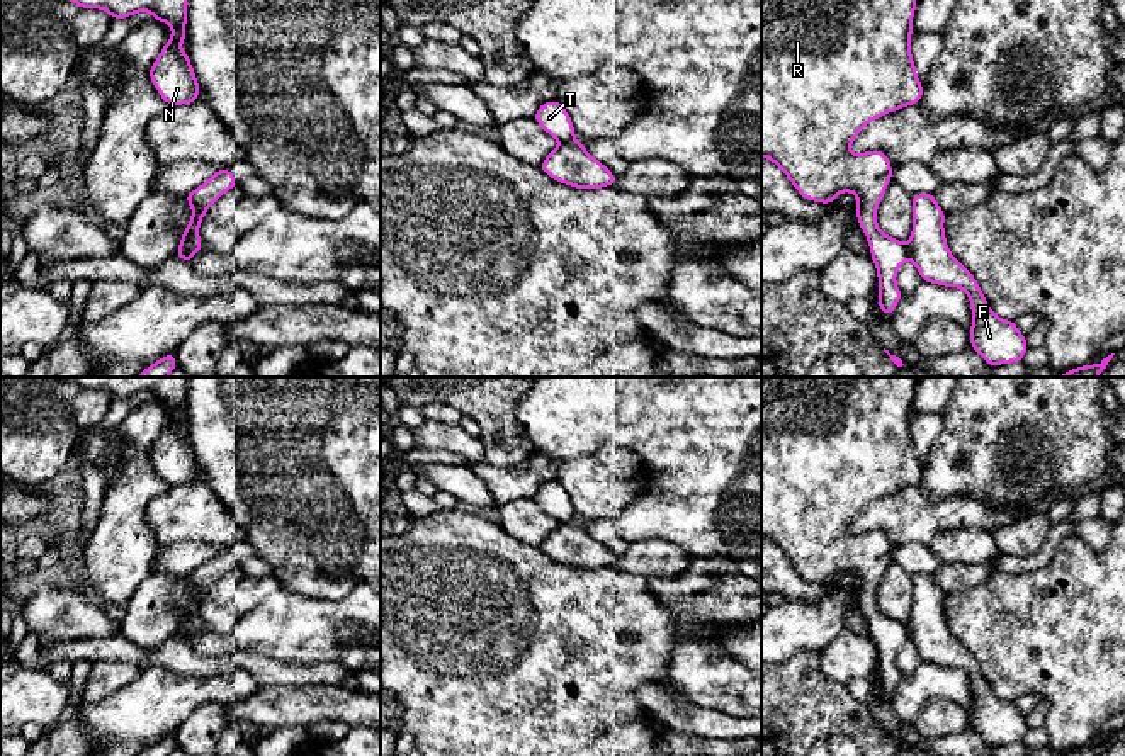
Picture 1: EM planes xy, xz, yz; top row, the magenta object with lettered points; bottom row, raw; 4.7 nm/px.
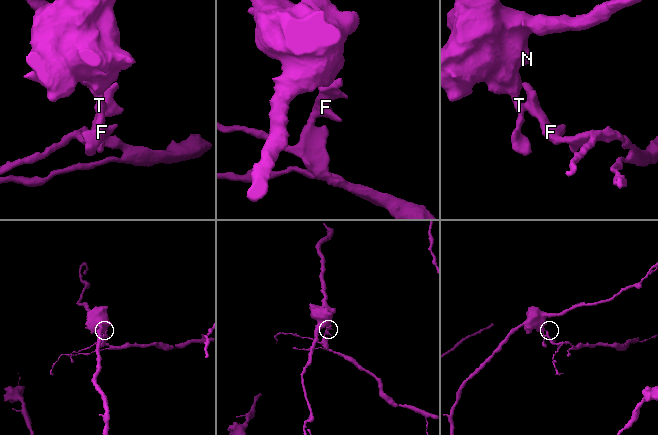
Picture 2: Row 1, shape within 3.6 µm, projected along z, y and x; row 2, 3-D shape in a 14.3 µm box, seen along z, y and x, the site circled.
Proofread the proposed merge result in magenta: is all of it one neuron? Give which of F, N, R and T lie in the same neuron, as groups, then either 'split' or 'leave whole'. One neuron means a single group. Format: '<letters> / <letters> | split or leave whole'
F / N R T | split

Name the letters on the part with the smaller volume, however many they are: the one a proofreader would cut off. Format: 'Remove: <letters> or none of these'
Remove: F

